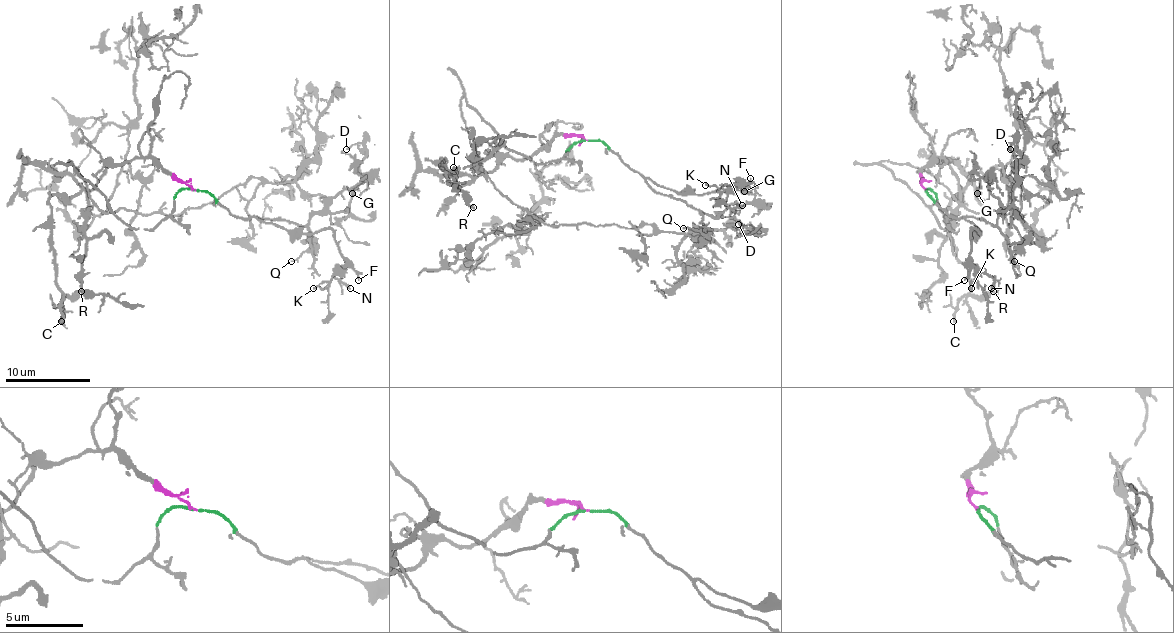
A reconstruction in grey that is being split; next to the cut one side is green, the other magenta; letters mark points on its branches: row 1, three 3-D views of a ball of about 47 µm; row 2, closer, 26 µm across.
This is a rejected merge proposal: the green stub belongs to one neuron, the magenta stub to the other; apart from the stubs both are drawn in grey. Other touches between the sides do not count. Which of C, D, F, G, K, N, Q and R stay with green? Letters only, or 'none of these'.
D, F, G, K, N, Q

